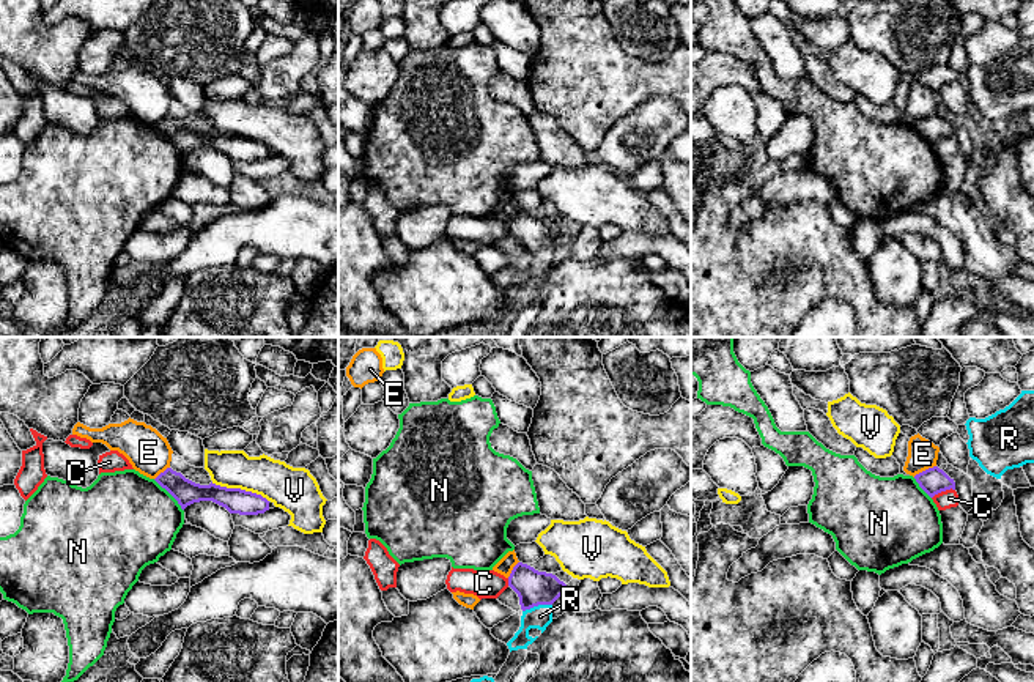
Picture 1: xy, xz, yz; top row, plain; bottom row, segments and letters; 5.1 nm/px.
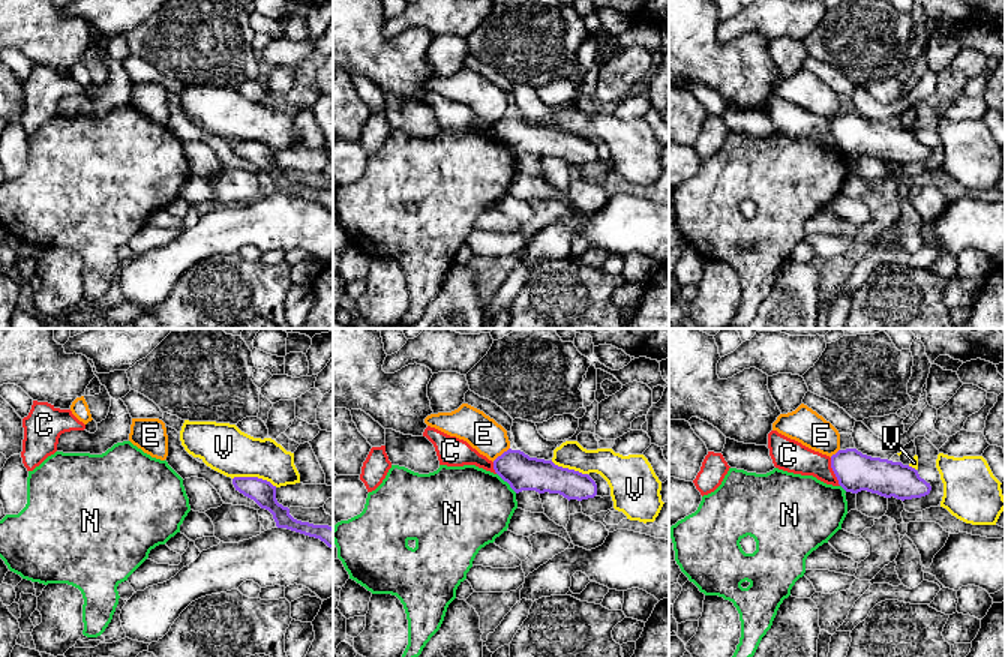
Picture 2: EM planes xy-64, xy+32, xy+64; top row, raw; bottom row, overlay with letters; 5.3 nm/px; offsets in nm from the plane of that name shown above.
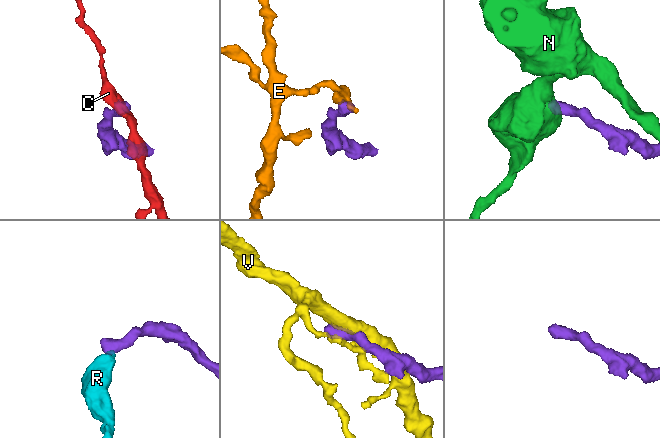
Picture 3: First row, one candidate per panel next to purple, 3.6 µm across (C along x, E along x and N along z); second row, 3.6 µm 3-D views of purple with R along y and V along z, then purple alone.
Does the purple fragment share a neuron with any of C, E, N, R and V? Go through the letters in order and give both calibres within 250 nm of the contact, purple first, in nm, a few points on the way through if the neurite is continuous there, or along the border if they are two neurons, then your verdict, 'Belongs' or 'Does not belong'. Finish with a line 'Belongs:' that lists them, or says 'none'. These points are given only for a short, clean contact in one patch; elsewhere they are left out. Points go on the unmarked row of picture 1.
C: Thickness 140 nm (purple) against 90 nm. Boundary: yz (954, 136), (938, 139), (932, 145). Does not belong
E: Thickness 140 nm (purple) against 150 nm. Boundary: yz (935, 112), (913, 123). Does not belong
N: Thickness 130 nm (purple) against 480 nm. Does not belong
R: Thickness 180 nm (purple) against 120 nm. Path across: xz (534, 235), (537, 238), (537, 252), (540, 263). Belongs
V: Thickness 130 nm (purple) against 220 nm. Boundary: xy (211, 129), (221, 134), (251, 137), (260, 140), (268, 148). Does not belong
Belongs: R

